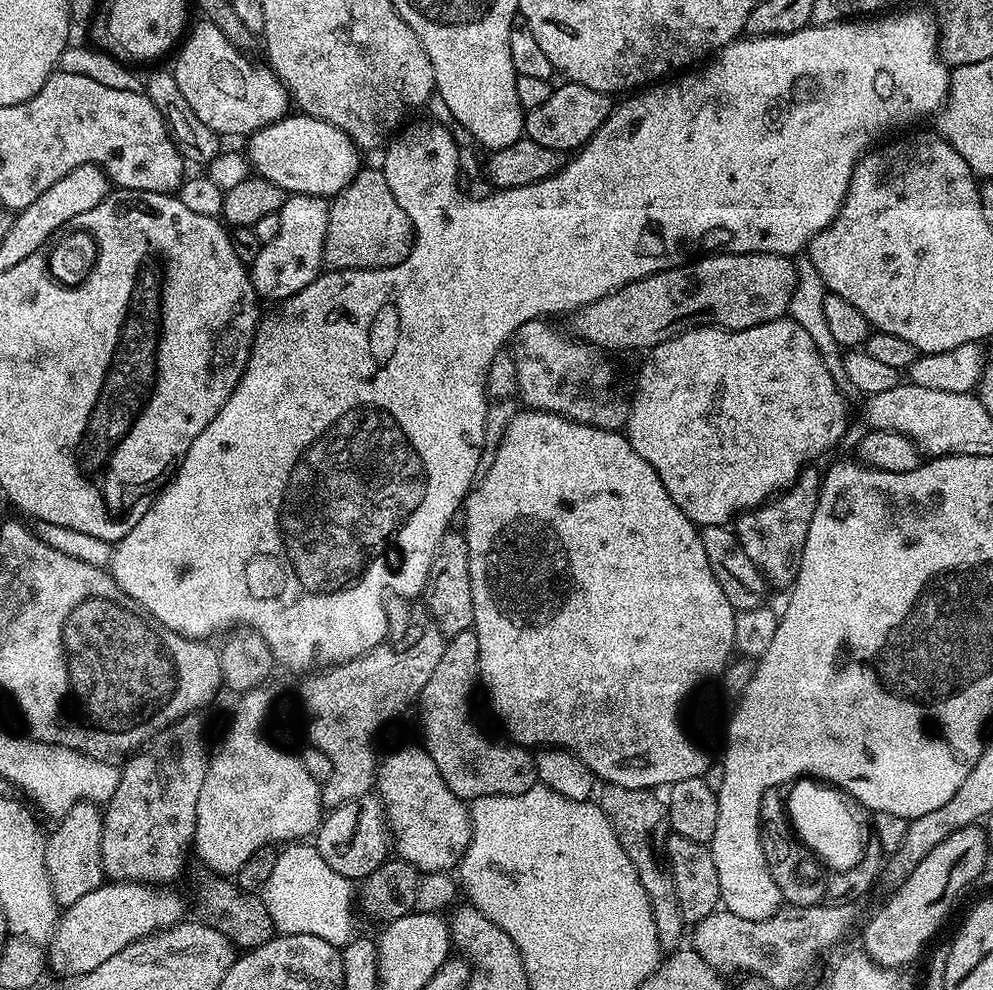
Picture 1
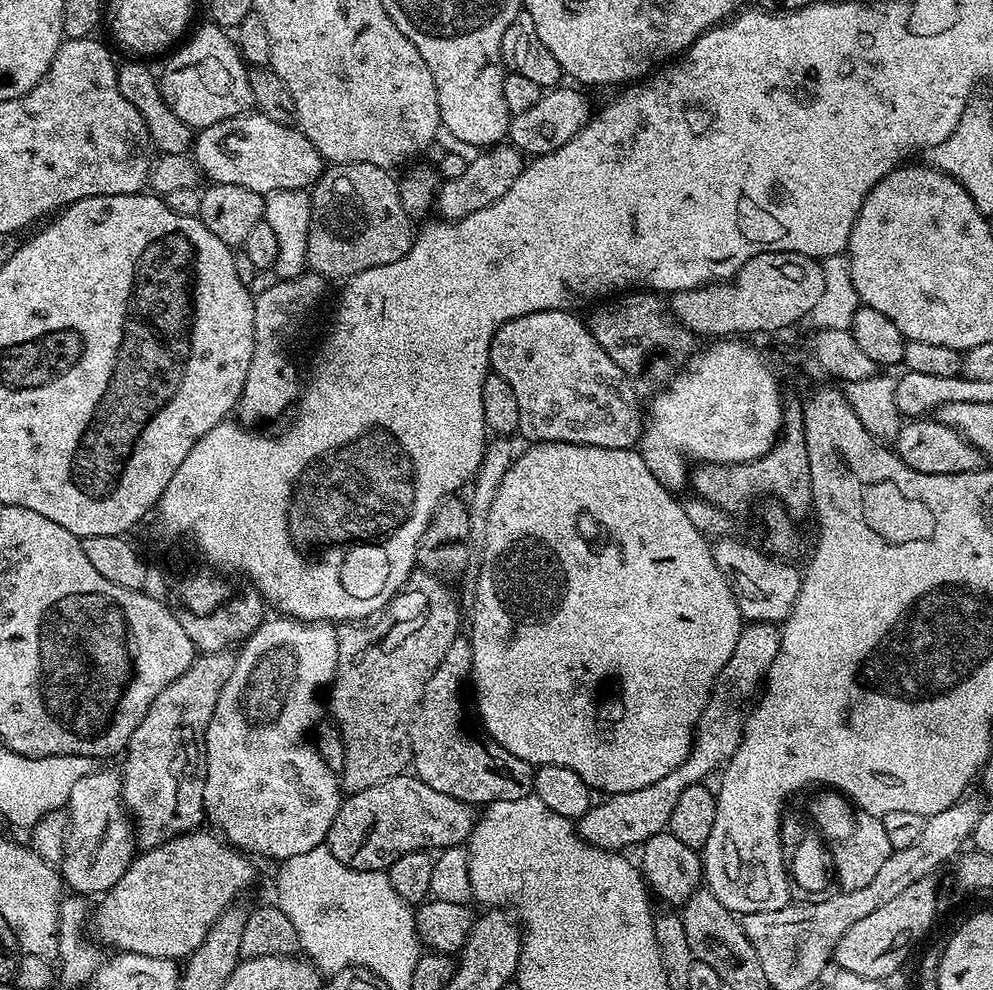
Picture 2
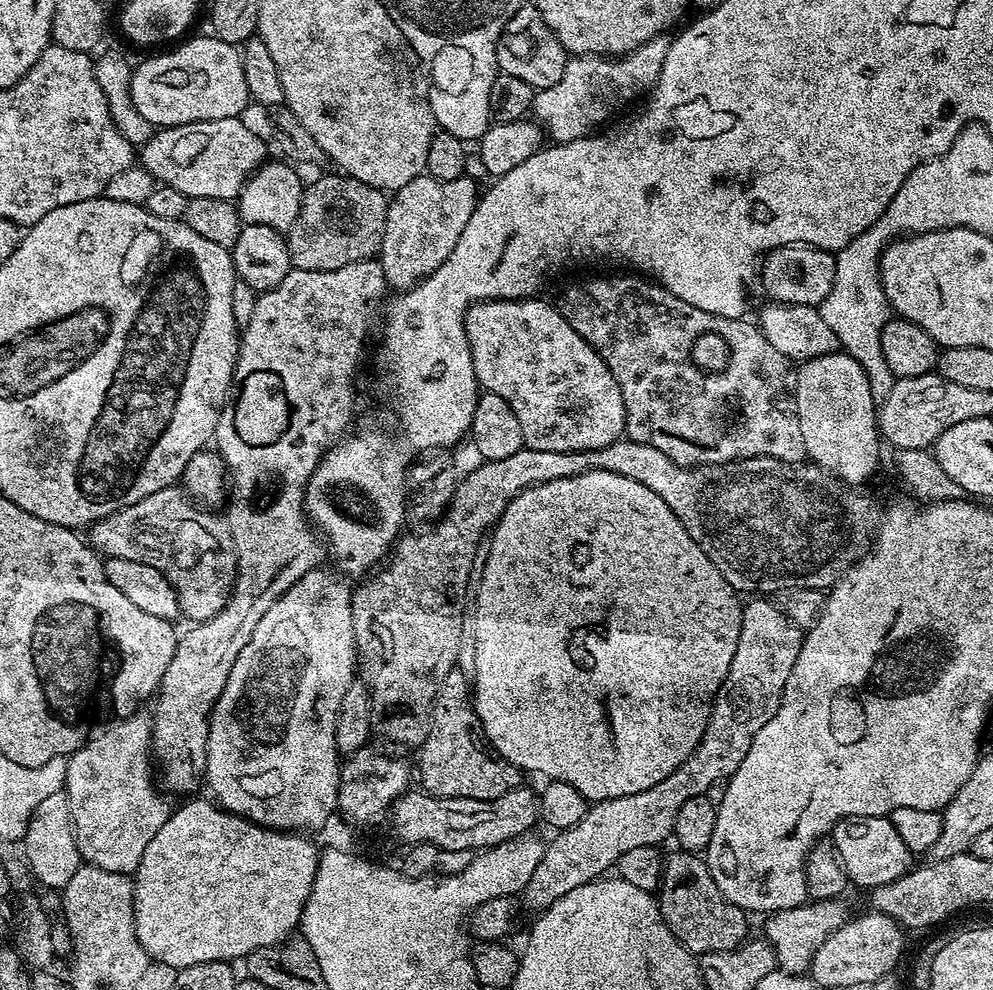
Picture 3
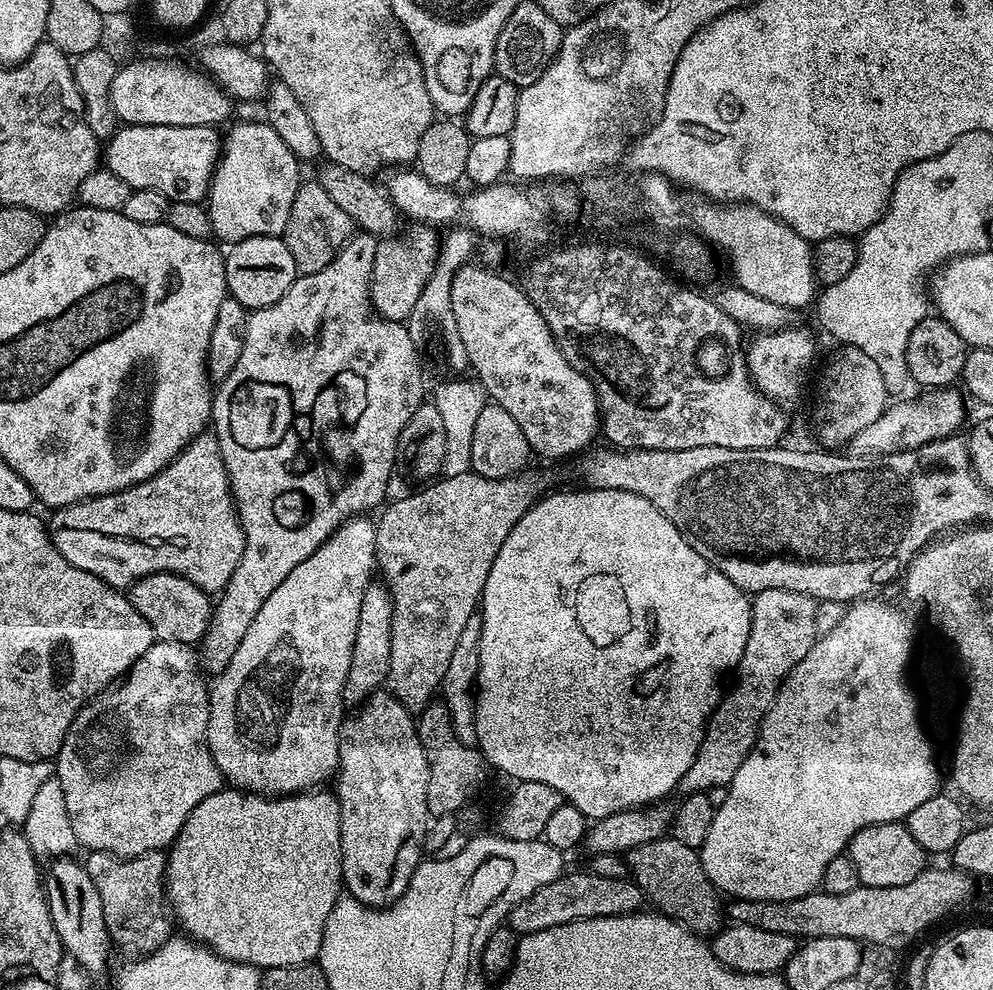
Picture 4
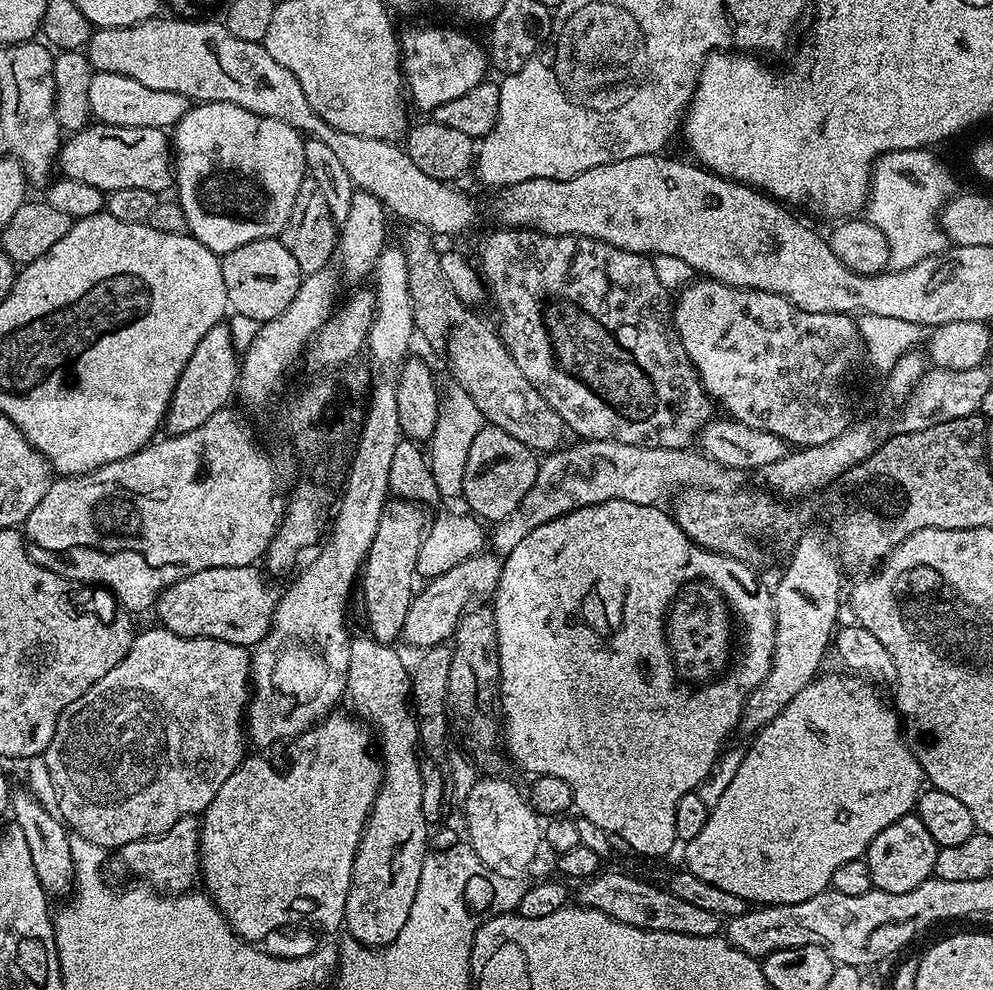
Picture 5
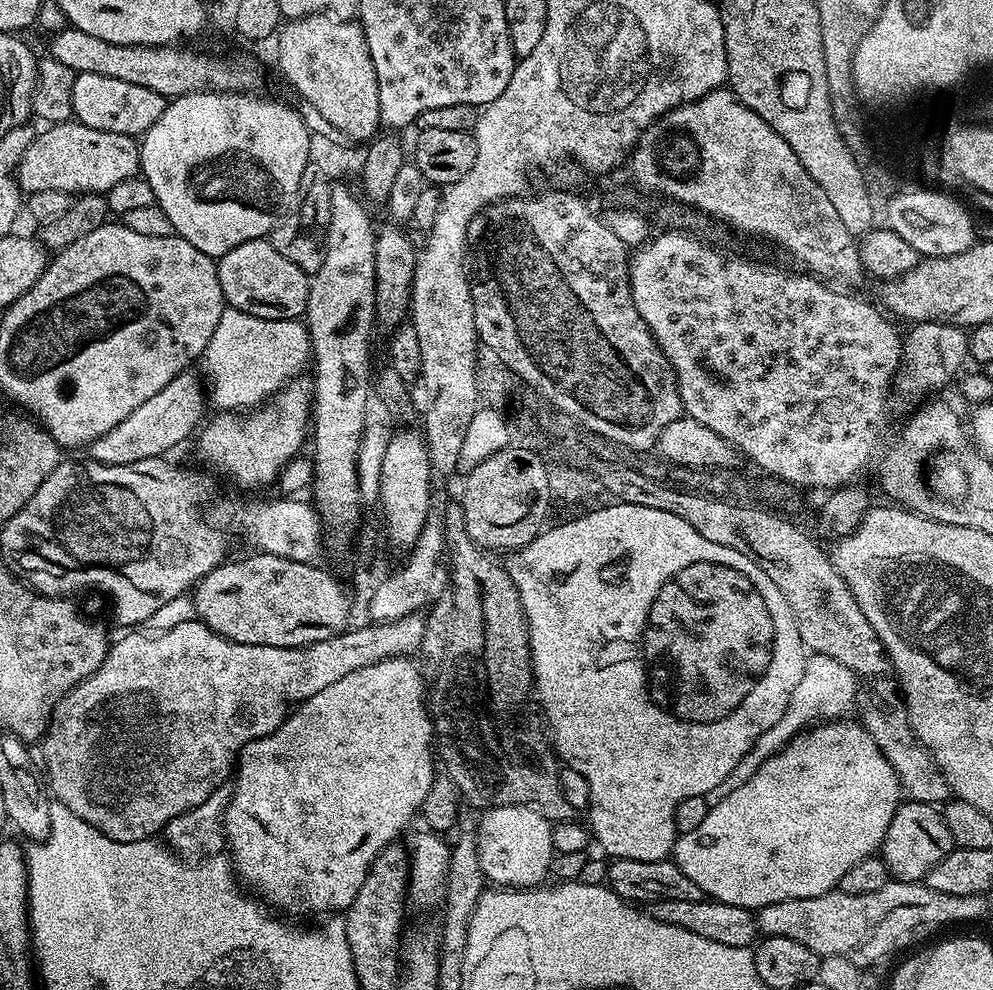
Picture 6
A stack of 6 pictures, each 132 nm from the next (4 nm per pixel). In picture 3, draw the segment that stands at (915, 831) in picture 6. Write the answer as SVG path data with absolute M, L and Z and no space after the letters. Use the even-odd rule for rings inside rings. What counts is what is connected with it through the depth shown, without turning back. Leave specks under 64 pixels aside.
M847 816L834 825L830 839L838 854L842 854L842 866L846 866L849 881L865 890L886 886L914 867L914 853L902 842L888 816Z

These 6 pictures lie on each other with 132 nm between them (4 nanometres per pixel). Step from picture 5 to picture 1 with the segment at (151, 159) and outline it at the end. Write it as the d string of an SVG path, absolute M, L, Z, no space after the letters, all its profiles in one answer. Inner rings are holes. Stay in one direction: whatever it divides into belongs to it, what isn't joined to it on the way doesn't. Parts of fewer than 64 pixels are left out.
M289 114L274 124L267 124L247 137L246 144L246 159L255 175L274 182L279 188L283 188L285 193L297 196L334 197L355 178L362 167L361 153L345 132L338 130L338 126L330 126L330 122L322 122L318 118L303 114Z

